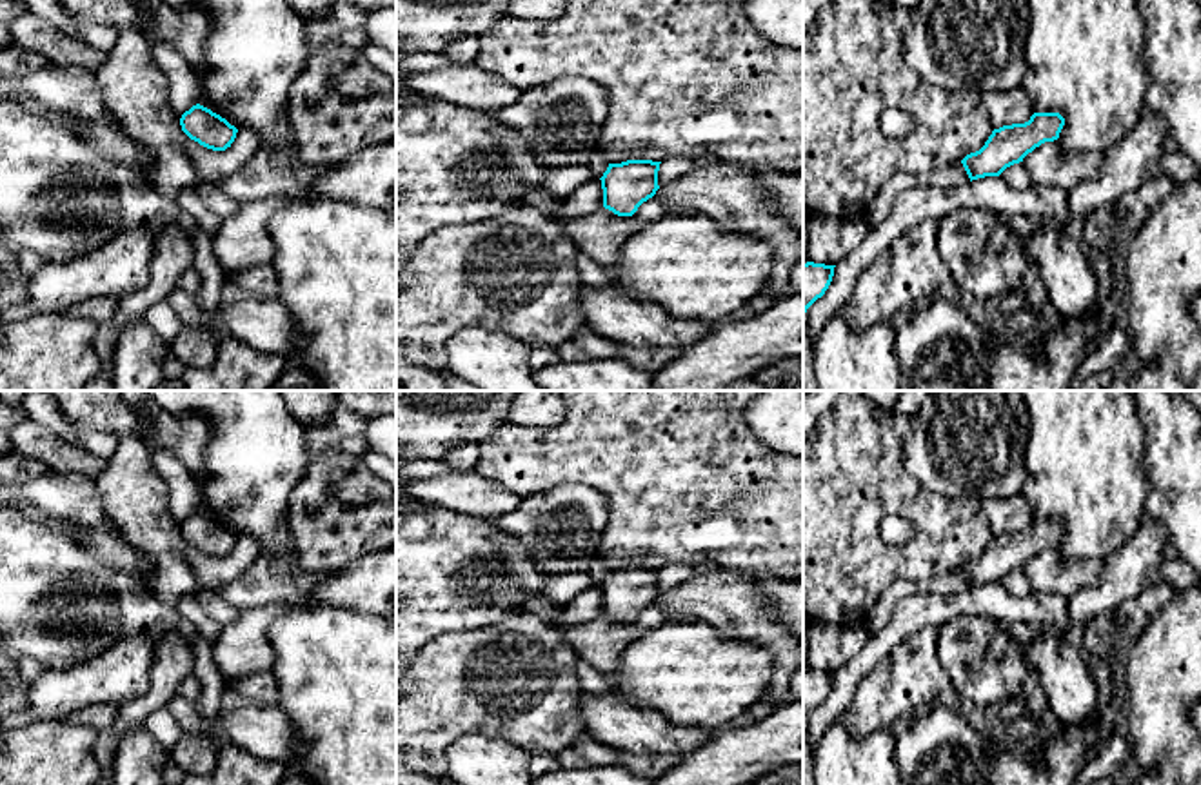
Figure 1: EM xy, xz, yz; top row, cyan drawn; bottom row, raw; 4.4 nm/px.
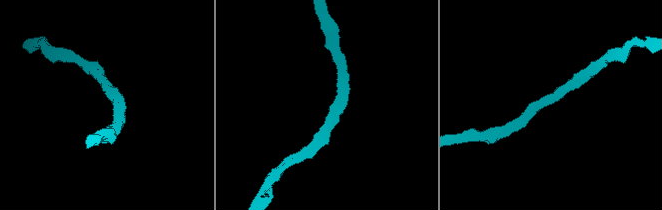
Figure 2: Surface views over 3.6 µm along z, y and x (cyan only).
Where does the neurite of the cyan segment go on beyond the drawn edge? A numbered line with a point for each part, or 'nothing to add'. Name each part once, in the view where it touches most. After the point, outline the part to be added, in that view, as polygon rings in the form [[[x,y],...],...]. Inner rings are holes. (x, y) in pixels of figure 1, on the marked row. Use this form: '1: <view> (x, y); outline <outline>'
nothing to add

